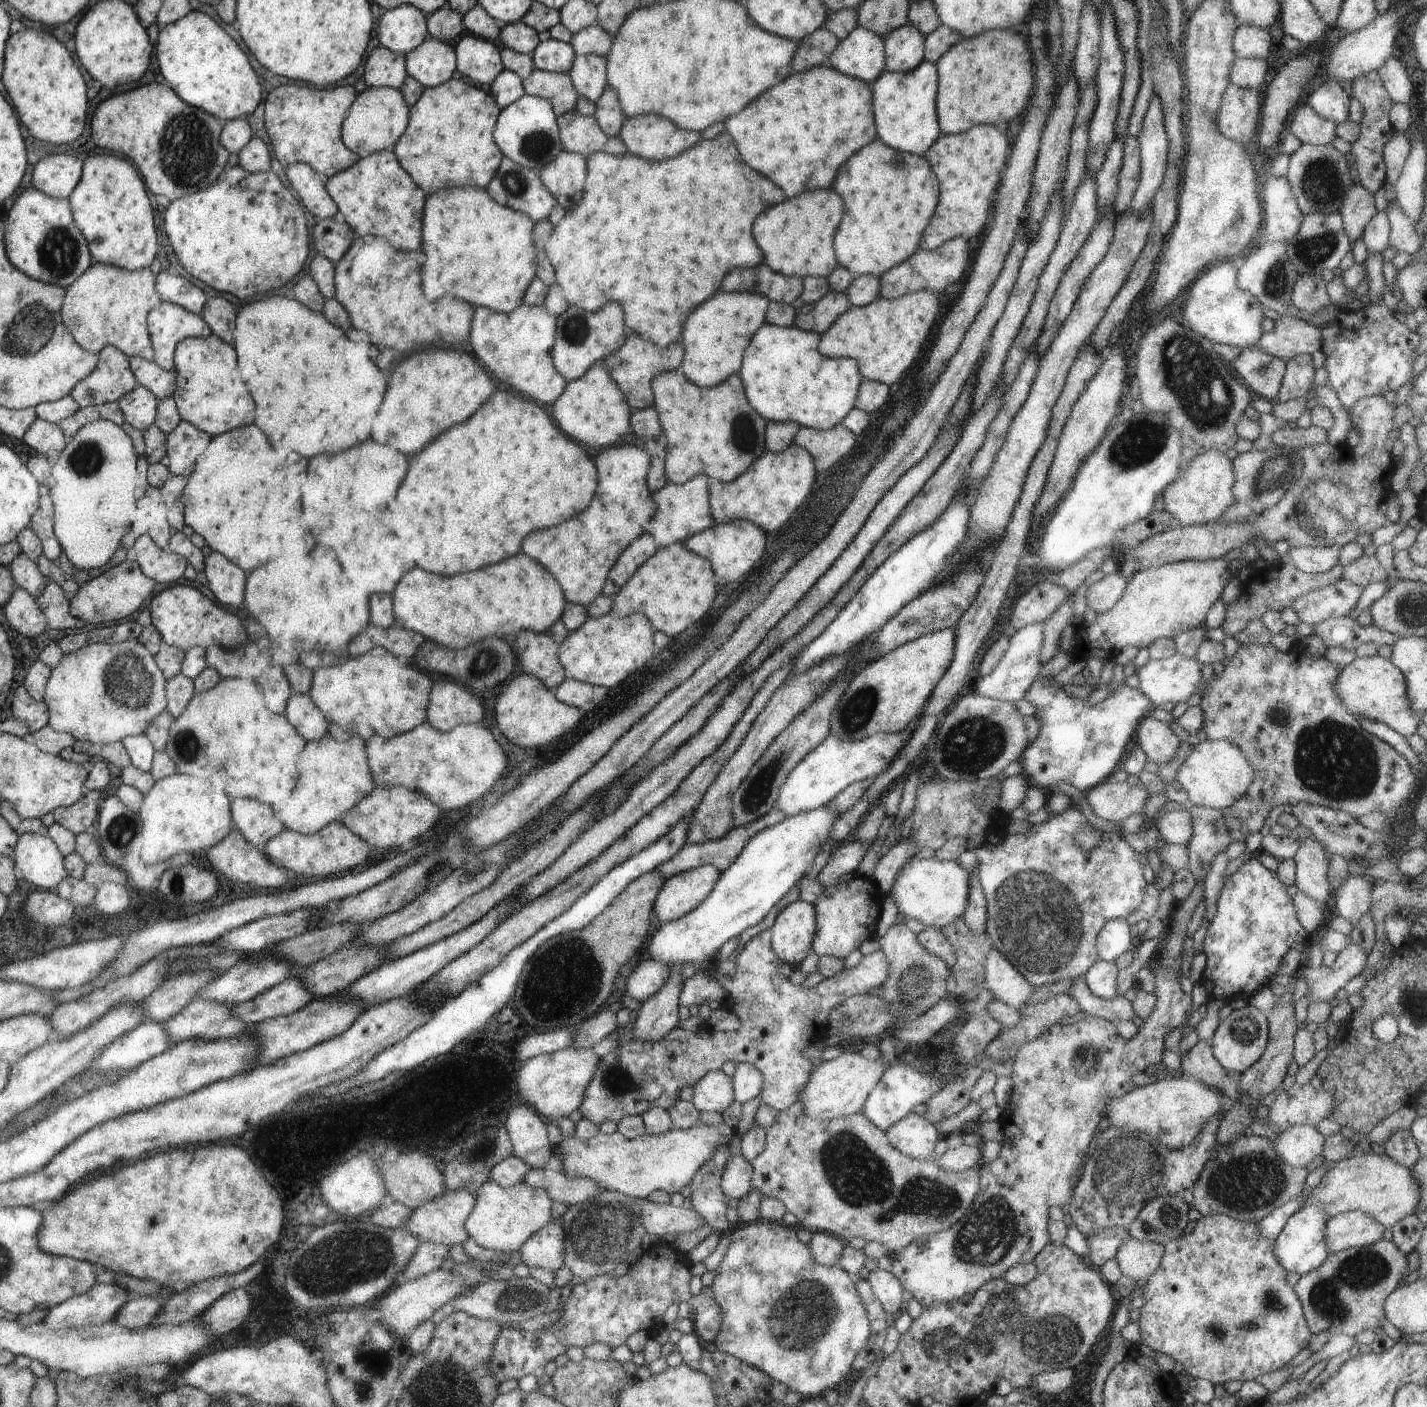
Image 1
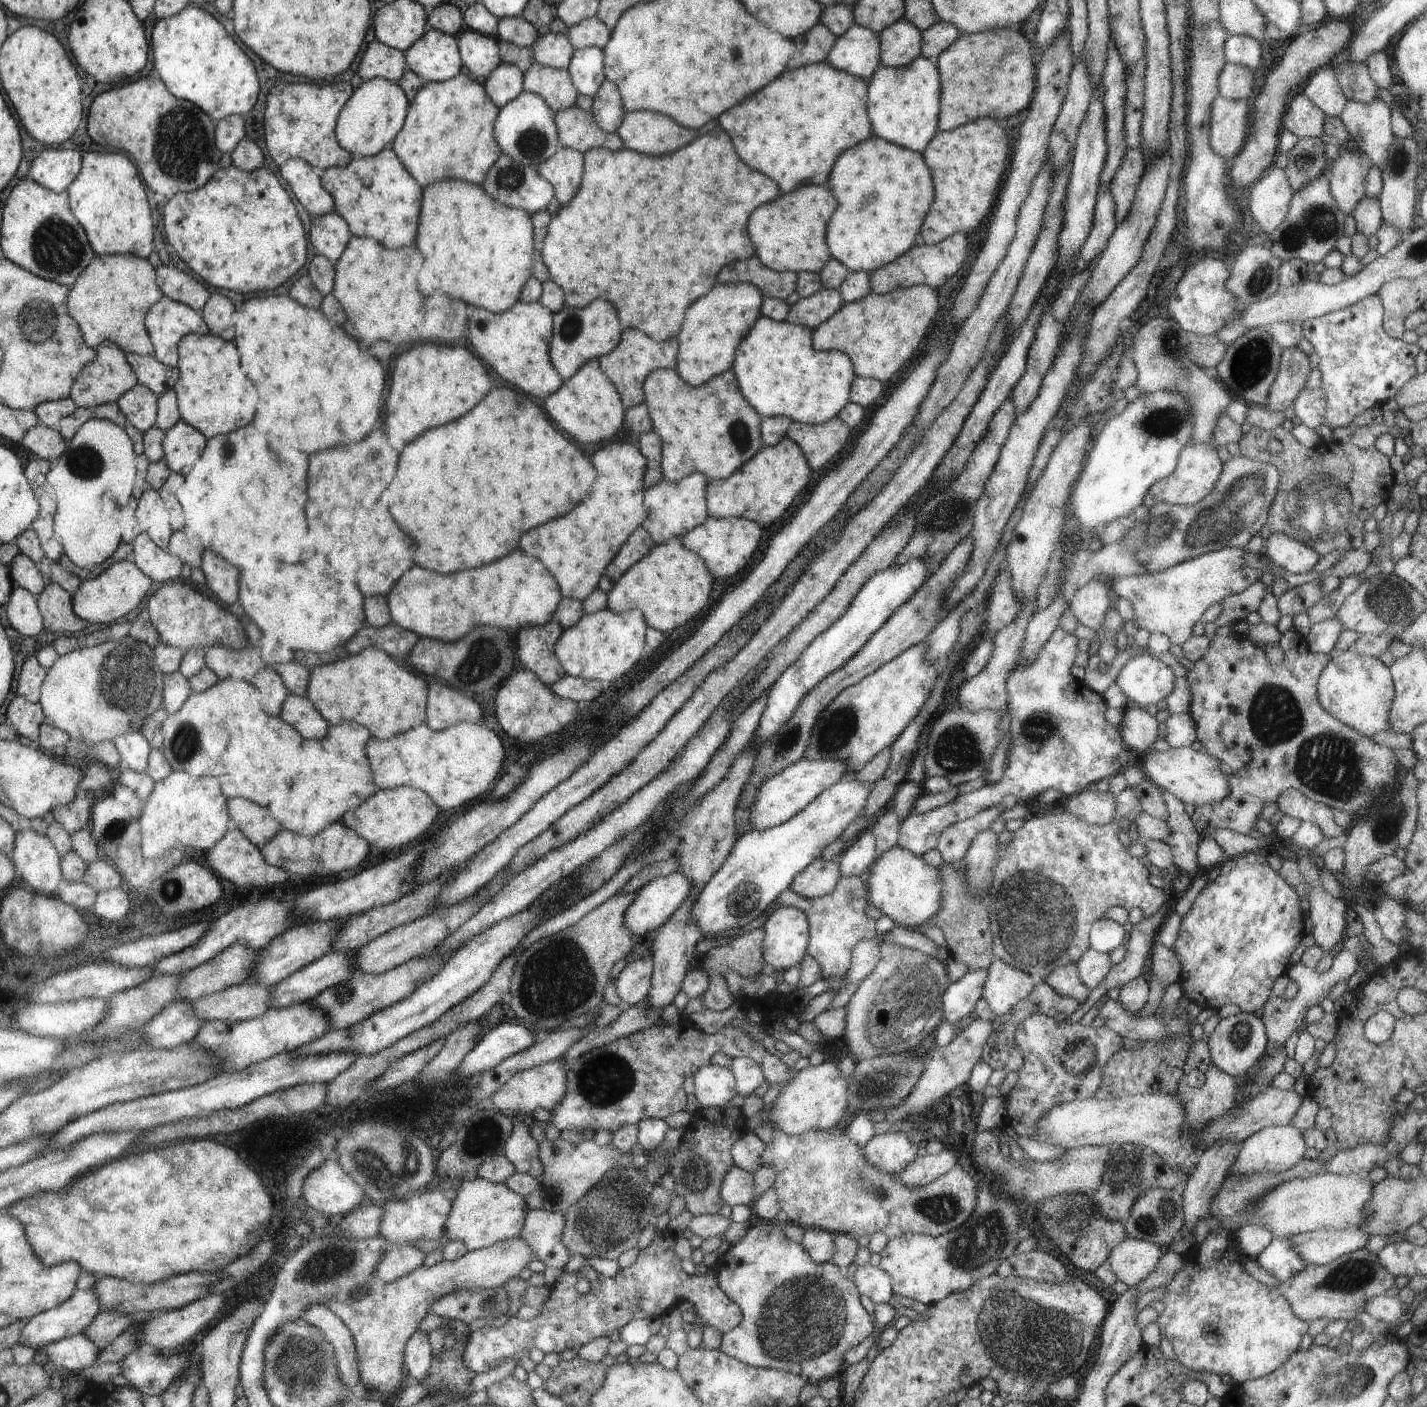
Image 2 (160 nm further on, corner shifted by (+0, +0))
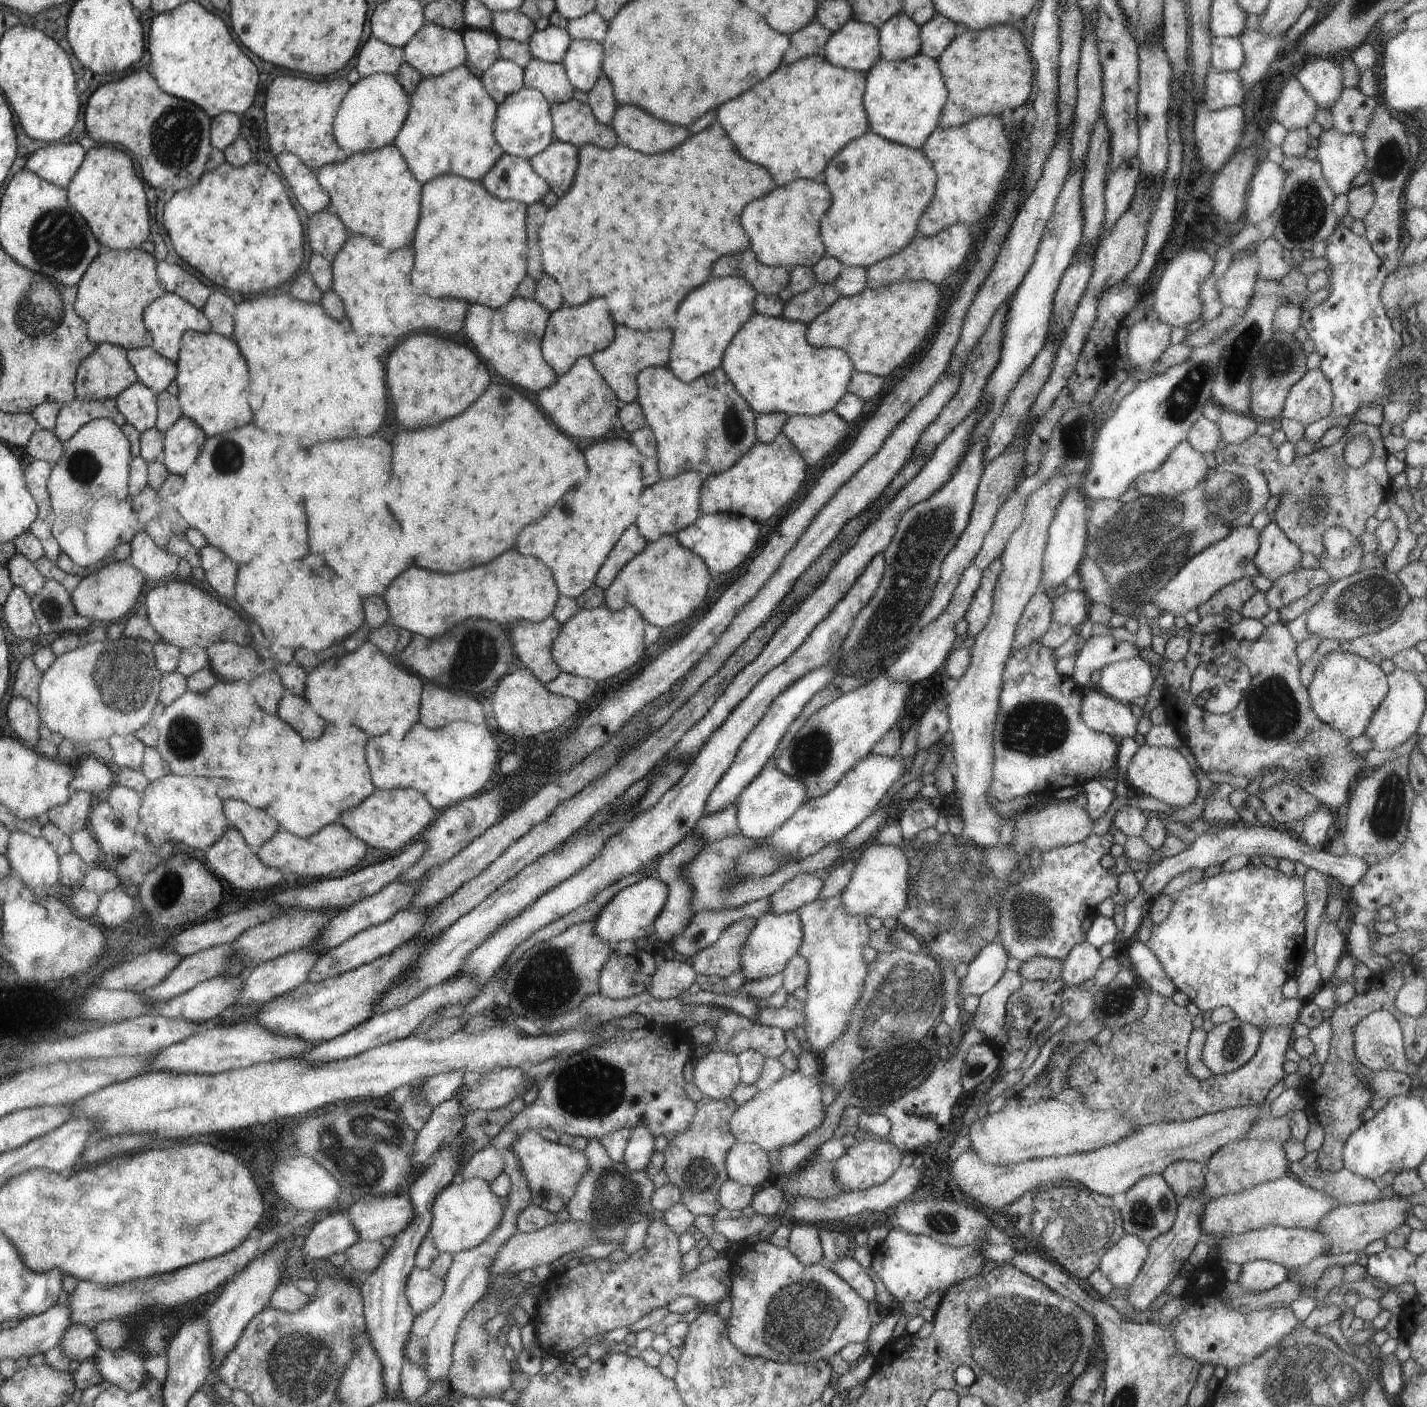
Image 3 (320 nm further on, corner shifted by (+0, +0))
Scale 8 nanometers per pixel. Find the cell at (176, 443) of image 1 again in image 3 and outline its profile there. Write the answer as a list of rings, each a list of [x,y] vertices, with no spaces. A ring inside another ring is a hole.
[[[182,416],[163,432],[160,461],[170,473],[184,476],[200,456],[206,439],[205,432],[194,421]]]

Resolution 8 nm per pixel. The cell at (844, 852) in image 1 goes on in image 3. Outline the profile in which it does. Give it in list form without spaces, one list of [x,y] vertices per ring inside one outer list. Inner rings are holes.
[[[826,874],[796,875],[791,882],[786,883],[774,895],[768,897],[768,911],[781,915],[797,911],[806,903],[811,903],[822,892],[825,883],[823,878]]]

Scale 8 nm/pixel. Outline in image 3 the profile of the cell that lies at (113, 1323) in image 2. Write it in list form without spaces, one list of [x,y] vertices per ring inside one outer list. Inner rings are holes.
[[[72,1323],[62,1335],[58,1347],[72,1361],[92,1359],[100,1349],[93,1329]]]

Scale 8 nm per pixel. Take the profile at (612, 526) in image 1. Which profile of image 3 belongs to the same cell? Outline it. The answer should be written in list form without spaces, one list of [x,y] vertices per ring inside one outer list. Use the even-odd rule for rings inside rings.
[[[620,438],[593,442],[584,450],[584,456],[588,456],[588,464],[592,464],[592,476],[588,476],[580,488],[572,488],[566,500],[560,500],[544,520],[528,524],[524,536],[520,536],[520,548],[516,548],[524,552],[524,556],[544,560],[544,564],[556,572],[556,580],[560,580],[560,596],[573,599],[594,584],[599,566],[620,534],[634,524],[640,508],[648,506],[642,498],[642,492],[648,492],[640,480],[638,458],[642,460],[642,456],[630,442]]]

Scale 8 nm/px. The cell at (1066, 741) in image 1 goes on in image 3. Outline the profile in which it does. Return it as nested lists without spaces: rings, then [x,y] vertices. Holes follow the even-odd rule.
[[[1039,641],[1014,651],[1006,661],[999,696],[999,713],[993,730],[995,763],[990,790],[1000,802],[1026,794],[1053,794],[1066,786],[1080,786],[1093,779],[1094,774],[1106,781],[1115,772],[1119,740],[1084,724],[1081,717],[1082,687],[1072,676],[1060,676],[1056,672],[1056,662],[1052,657],[1052,649],[1042,646]]]

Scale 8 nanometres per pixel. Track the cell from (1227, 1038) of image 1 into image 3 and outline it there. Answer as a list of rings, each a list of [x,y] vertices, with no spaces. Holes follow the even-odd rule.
[[[1237,1018],[1222,1023],[1207,1033],[1202,1060],[1215,1076],[1231,1073],[1256,1054],[1261,1036],[1258,1027]]]

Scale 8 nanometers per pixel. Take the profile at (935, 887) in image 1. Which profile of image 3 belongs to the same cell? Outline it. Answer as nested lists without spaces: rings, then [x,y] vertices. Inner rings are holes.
[[[869,843],[858,852],[859,859],[855,864],[848,884],[839,894],[843,907],[848,913],[860,916],[874,916],[884,919],[888,916],[898,918],[907,907],[910,892],[910,860],[908,852],[915,852],[909,845],[902,847]]]

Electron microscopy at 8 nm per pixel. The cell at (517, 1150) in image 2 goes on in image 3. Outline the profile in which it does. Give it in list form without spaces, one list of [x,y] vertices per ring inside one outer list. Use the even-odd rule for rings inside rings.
[[[504,1150],[505,1155],[504,1155],[504,1160],[505,1160],[505,1167],[503,1172],[506,1173],[510,1178],[511,1178],[511,1189],[510,1192],[507,1194],[507,1206],[506,1208],[506,1214],[504,1214],[504,1220],[502,1220],[502,1223],[499,1224],[498,1230],[492,1234],[492,1236],[489,1236],[488,1239],[484,1240],[482,1244],[479,1244],[478,1246],[472,1247],[471,1249],[468,1250],[463,1250],[460,1252],[457,1252],[456,1254],[453,1254],[453,1263],[450,1265],[450,1268],[448,1269],[448,1272],[446,1273],[446,1276],[444,1277],[444,1288],[443,1288],[443,1293],[442,1296],[438,1299],[438,1302],[434,1304],[434,1306],[431,1306],[429,1309],[427,1308],[424,1312],[421,1312],[419,1315],[415,1315],[411,1329],[410,1329],[410,1334],[409,1334],[409,1343],[405,1344],[405,1349],[404,1349],[404,1358],[406,1361],[410,1361],[411,1363],[414,1363],[415,1365],[421,1366],[427,1374],[428,1380],[432,1383],[431,1388],[433,1383],[436,1382],[442,1382],[442,1380],[446,1379],[447,1376],[451,1372],[451,1364],[453,1363],[453,1350],[455,1346],[455,1340],[456,1340],[456,1335],[457,1332],[459,1331],[459,1324],[463,1322],[464,1315],[480,1300],[480,1298],[483,1297],[483,1294],[487,1291],[488,1285],[489,1285],[489,1276],[491,1275],[491,1266],[492,1263],[494,1262],[494,1259],[496,1258],[496,1255],[498,1254],[498,1251],[502,1248],[502,1246],[505,1245],[505,1242],[511,1237],[514,1236],[519,1230],[517,1229],[517,1214],[519,1212],[522,1212],[530,1203],[531,1203],[531,1190],[529,1189],[527,1180],[524,1178],[523,1172],[521,1171],[521,1166],[520,1166],[520,1161],[517,1156],[514,1156],[514,1153],[509,1150]]]

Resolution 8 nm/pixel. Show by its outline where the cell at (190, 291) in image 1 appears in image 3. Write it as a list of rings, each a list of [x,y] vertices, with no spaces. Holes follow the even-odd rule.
[[[162,259],[156,270],[167,293],[173,292],[183,297],[196,308],[202,309],[208,297],[213,293],[210,286],[206,286],[194,274],[190,274],[188,270],[184,270],[182,266],[174,262],[166,262]]]

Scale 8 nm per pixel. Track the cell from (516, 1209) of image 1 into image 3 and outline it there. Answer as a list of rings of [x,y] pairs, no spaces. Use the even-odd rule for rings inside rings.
[[[455,1179],[444,1190],[437,1194],[436,1200],[430,1209],[431,1225],[426,1236],[432,1240],[440,1253],[456,1254],[457,1252],[471,1249],[482,1244],[484,1240],[492,1236],[504,1220],[506,1208],[500,1205],[499,1197],[491,1193],[488,1182],[482,1179]]]

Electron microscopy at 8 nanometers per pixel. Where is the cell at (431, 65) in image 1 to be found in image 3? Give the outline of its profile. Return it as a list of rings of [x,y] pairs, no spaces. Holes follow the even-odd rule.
[[[432,23],[403,46],[403,57],[424,77],[443,75],[466,64],[460,32]]]

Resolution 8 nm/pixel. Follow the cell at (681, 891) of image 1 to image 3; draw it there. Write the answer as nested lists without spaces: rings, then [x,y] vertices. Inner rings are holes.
[[[646,876],[640,882],[623,888],[612,896],[593,919],[594,932],[613,949],[621,940],[638,940],[652,933],[656,918],[666,907],[670,888],[656,876]]]

